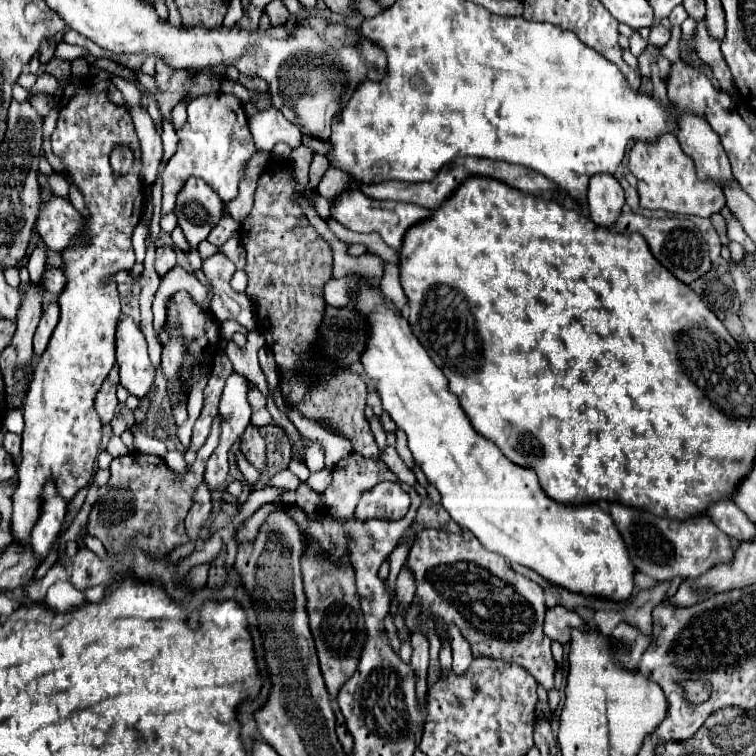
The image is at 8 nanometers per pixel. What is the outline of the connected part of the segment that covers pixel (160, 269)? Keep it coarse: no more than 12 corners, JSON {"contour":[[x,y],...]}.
{"contour":[[157,247],[155,269],[163,277],[177,265],[173,247]]}

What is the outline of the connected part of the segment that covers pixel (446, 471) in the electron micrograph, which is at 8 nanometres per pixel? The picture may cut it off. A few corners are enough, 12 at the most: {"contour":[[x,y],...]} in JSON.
{"contour":[[365,281],[361,365],[451,519],[569,593],[627,601],[611,515],[479,435]]}

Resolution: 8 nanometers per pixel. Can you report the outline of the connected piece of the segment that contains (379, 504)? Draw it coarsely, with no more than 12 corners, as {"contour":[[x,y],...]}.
{"contour":[[379,483],[357,503],[357,519],[399,520],[411,499],[395,483]]}

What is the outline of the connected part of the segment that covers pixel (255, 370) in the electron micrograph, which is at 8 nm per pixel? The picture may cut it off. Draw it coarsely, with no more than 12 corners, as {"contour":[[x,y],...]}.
{"contour":[[257,331],[247,345],[229,343],[223,350],[233,369],[251,383],[267,381],[257,351],[265,339]]}

